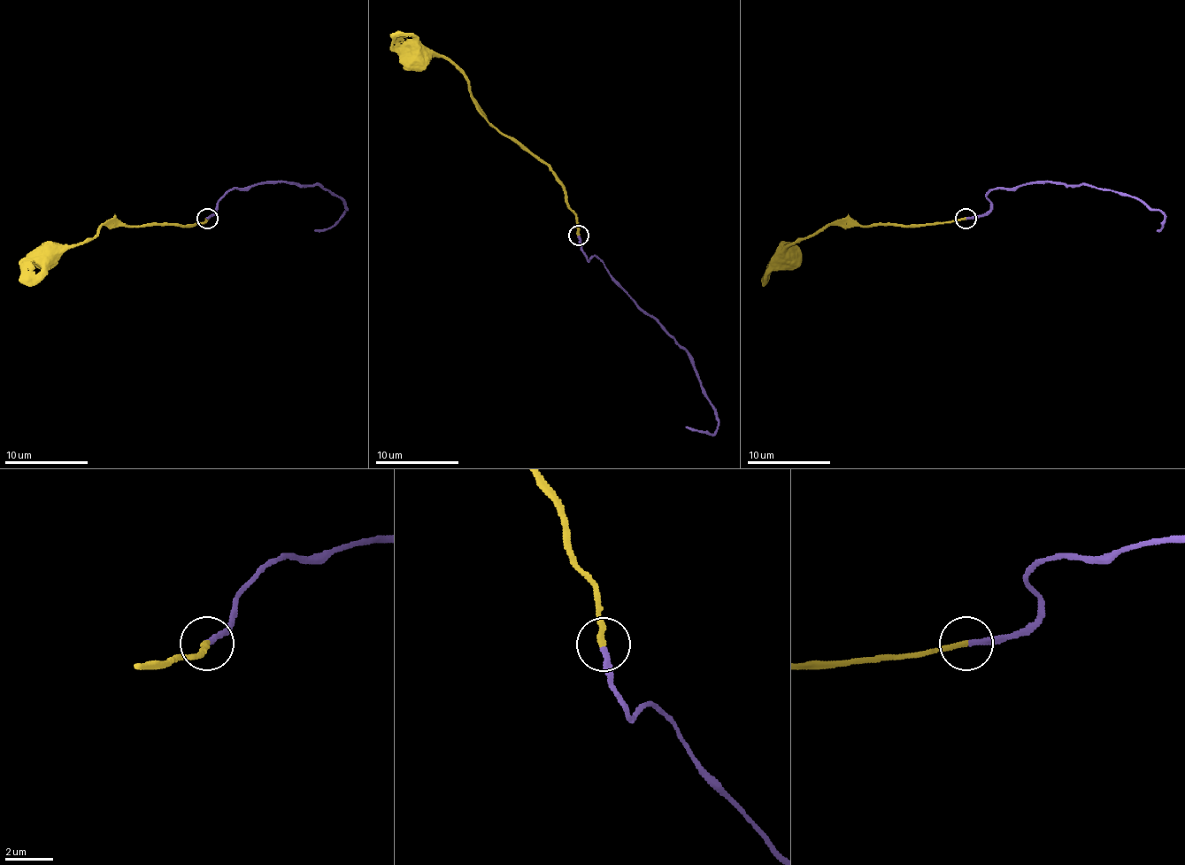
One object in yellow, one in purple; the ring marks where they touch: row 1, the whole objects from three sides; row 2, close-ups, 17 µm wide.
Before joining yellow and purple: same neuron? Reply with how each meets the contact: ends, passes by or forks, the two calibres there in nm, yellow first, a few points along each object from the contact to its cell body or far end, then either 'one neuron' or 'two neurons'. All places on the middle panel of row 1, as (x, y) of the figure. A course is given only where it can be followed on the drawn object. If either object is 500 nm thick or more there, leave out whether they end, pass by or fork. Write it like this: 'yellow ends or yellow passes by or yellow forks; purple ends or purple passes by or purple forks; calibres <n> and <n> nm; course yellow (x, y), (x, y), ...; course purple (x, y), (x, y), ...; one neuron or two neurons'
yellow ends; purple ends; calibres 240 and 240 nm; course yellow (579, 235), (560, 179), (502, 135), (479, 111), (465, 75), (446, 58), (420, 58); course purple (579, 235), (583, 254), (589, 260), (596, 256), (689, 359), (719, 427), (712, 433), (685, 427); one neuron

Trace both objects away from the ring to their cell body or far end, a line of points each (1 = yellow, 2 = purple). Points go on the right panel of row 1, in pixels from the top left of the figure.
1: (965, 218), (910, 226), (828, 224), (789, 244), (789, 258)
2: (965, 218), (991, 207), (987, 195), (995, 189), (1088, 184), (1126, 193), (1158, 209), (1164, 216), (1158, 230)

